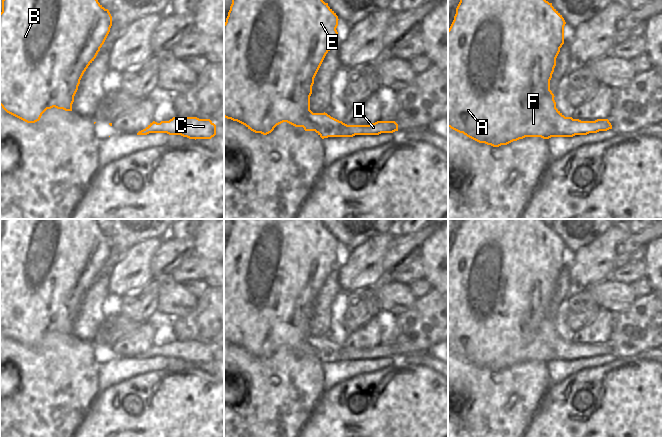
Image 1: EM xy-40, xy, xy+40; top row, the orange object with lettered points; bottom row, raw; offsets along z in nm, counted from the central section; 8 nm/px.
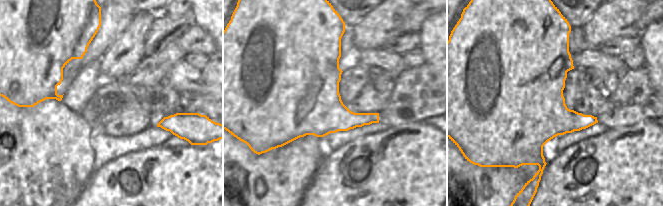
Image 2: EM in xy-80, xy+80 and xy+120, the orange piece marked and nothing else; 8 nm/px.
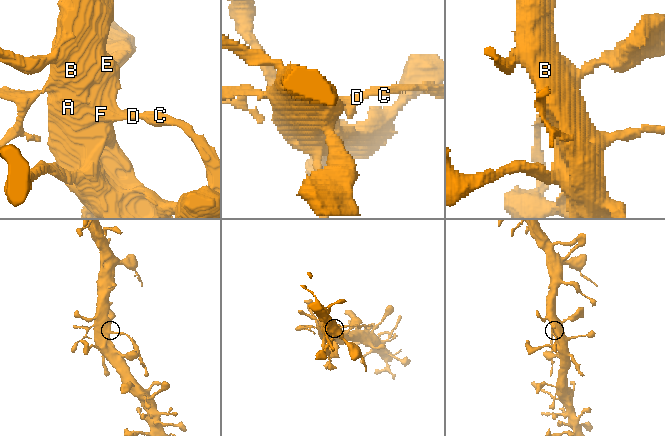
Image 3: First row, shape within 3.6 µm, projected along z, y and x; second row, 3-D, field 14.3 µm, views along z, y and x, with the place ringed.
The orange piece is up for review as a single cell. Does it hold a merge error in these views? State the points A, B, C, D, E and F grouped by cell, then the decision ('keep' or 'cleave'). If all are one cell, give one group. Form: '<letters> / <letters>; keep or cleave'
A B D E F / C; cleave

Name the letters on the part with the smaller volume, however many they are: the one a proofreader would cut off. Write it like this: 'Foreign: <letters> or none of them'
Foreign: C

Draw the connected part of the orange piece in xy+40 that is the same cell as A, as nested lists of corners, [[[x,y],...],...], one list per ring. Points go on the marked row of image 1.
[[[460,0],[454,20],[448,29],[448,127],[463,133],[479,142],[499,147],[525,137],[573,137],[587,135],[612,129],[608,119],[581,121],[565,117],[557,108],[554,94],[550,90],[550,80],[556,66],[556,58],[564,44],[564,26],[566,22],[562,15],[546,0]]]

